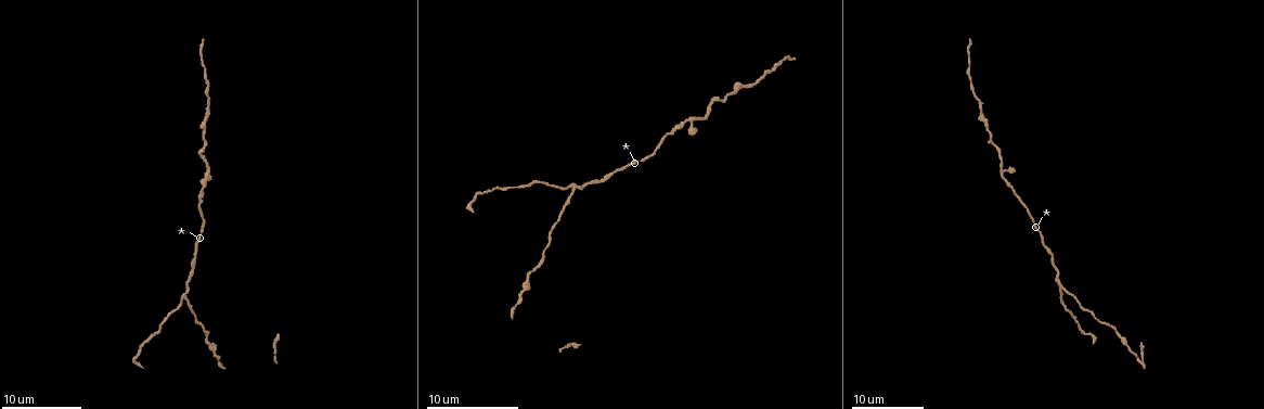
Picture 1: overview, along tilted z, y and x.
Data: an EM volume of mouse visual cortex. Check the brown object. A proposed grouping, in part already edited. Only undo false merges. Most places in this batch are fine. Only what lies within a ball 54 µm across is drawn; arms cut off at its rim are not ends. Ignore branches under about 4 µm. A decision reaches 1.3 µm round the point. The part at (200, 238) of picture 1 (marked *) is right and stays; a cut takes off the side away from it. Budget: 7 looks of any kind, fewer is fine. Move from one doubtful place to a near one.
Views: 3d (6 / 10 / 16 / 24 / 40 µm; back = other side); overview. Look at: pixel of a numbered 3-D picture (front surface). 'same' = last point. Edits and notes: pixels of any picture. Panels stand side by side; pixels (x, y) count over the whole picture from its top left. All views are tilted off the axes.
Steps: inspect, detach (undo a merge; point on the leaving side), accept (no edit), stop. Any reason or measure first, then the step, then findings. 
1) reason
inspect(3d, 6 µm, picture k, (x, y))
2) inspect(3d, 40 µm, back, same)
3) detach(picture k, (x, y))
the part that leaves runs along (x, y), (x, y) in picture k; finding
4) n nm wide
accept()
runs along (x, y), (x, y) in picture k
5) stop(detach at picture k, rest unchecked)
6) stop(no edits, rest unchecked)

calibre changes
inspect(3d, 16 µm, picture 1, (613, 171))

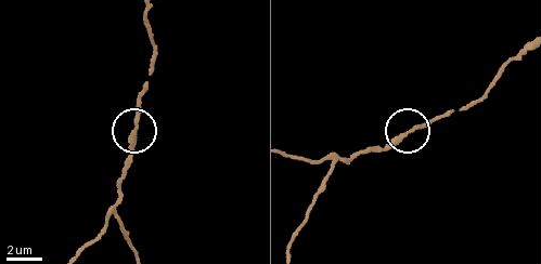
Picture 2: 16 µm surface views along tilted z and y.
inspect(3d, 10 µm, picture 2, (412, 129))

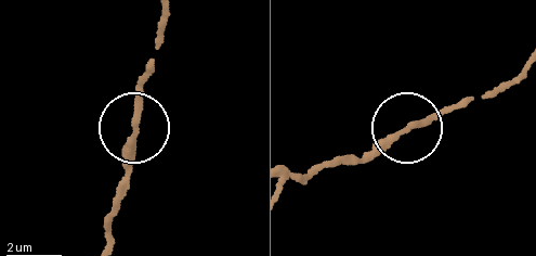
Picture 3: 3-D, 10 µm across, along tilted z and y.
210 nm wide
accept()
runs along (152, 68), (123, 177) in picture 3; one neuron here

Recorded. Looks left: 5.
side arm on a straight run
inspect(3d, 24 µm, picture 1, (572, 189))

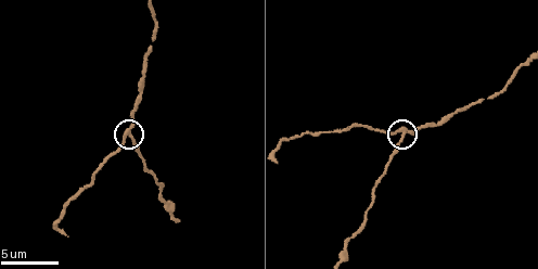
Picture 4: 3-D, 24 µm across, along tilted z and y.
zoom in
inspect(3d, 6 µm, picture 4, (131, 136))

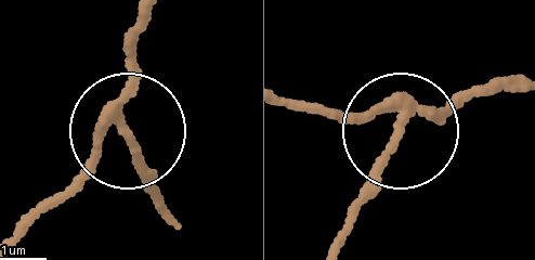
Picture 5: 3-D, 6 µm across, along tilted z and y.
3 arms
detach(picture 5, (140, 163))
the part that leaves runs along (124, 118), (149, 164), (158, 210) in picture 5; two neurons meet here

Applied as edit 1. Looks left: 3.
inspect(overview)

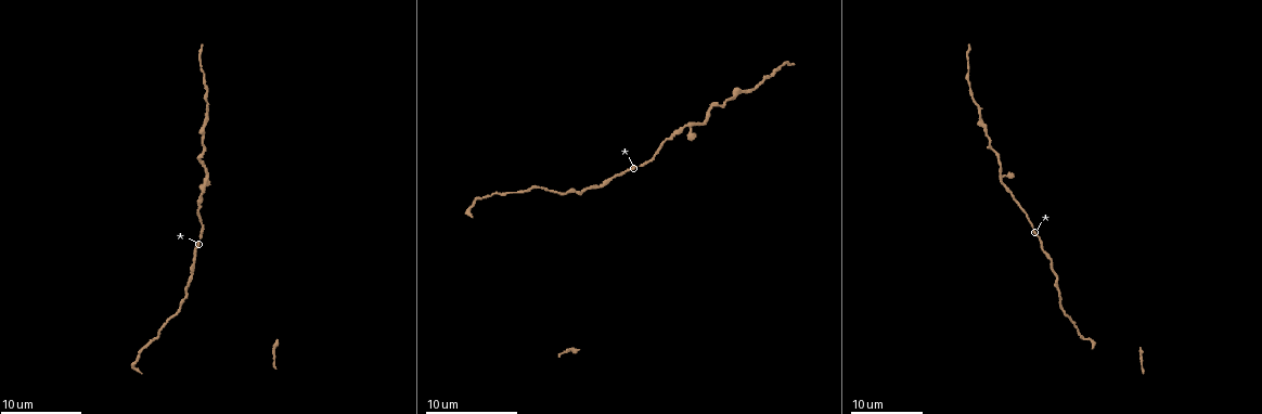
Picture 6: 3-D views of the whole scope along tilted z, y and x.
two arms in line, one across
inspect(3d, 16 µm, picture 6, (1004, 181))

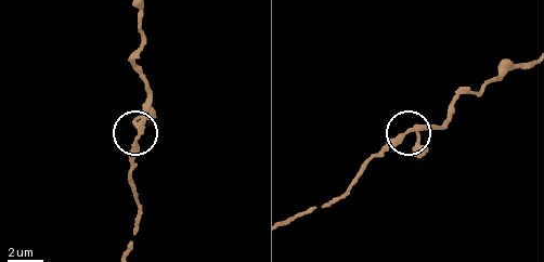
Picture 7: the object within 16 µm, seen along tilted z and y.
inspect(3d, 6 µm, picture 7, (410, 130))

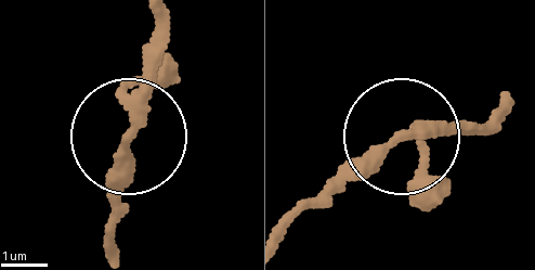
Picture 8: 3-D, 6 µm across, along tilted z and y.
3 arms
accept()
runs along (291, 222), (395, 145), (501, 123) in picture 8; continuous, no second neuron

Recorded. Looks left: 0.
stop(detach at picture 5, rest unchecked)

